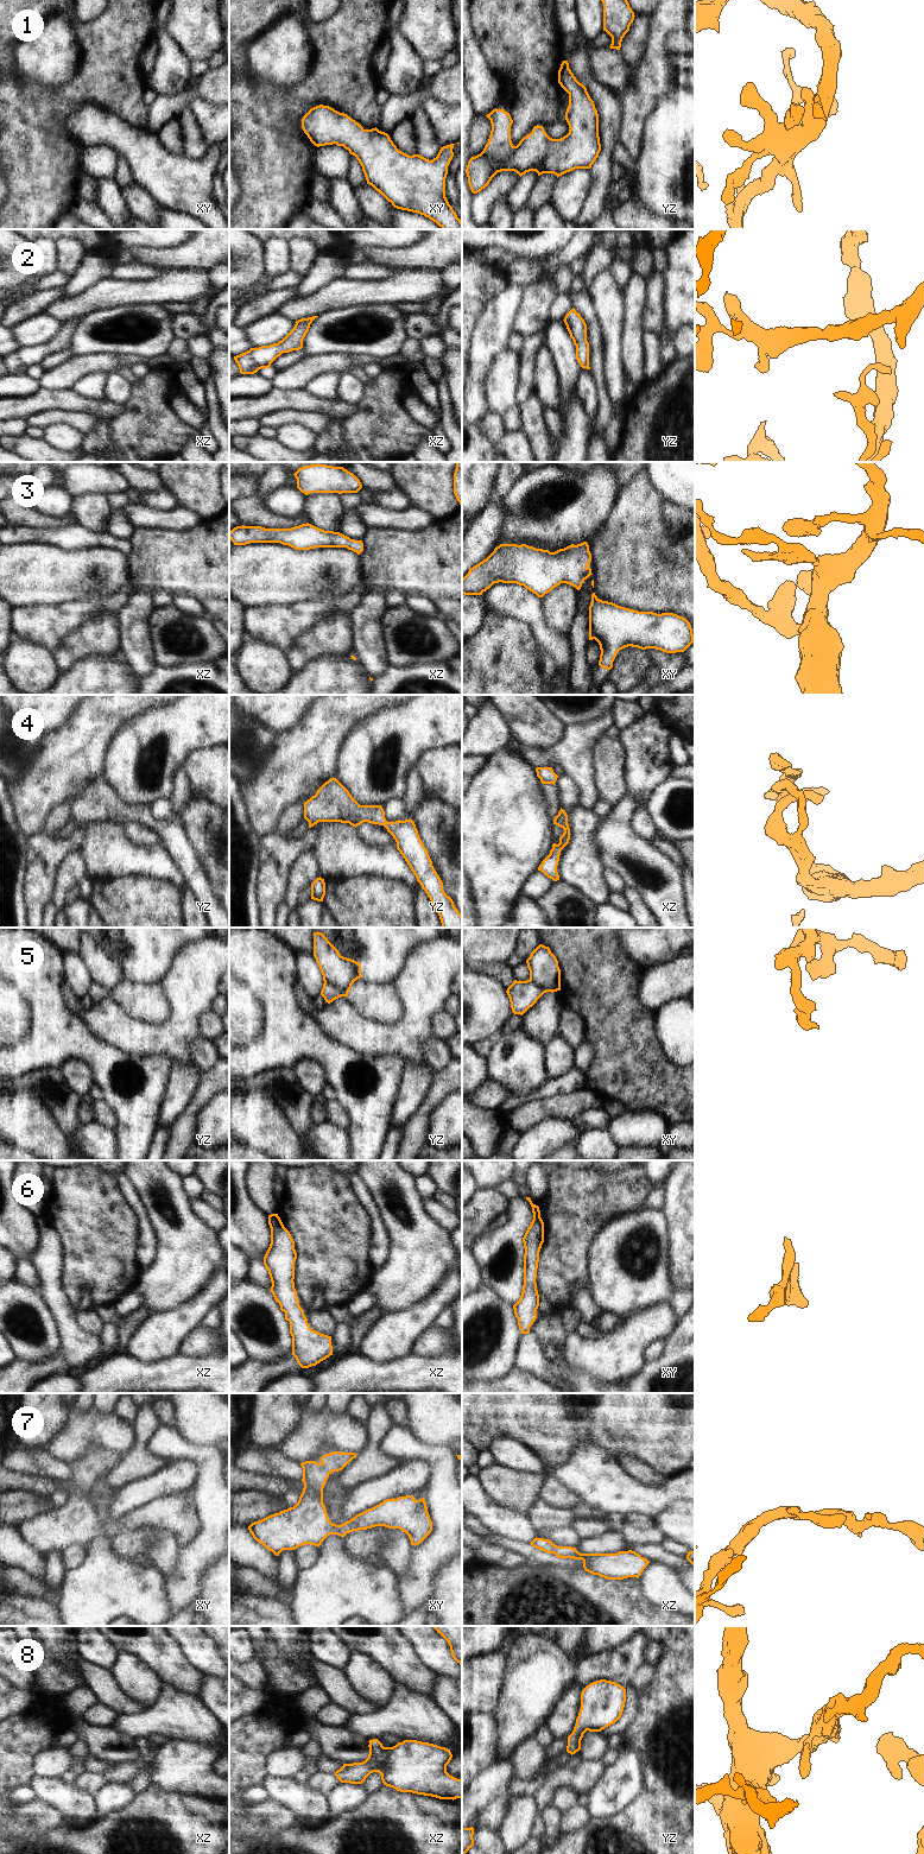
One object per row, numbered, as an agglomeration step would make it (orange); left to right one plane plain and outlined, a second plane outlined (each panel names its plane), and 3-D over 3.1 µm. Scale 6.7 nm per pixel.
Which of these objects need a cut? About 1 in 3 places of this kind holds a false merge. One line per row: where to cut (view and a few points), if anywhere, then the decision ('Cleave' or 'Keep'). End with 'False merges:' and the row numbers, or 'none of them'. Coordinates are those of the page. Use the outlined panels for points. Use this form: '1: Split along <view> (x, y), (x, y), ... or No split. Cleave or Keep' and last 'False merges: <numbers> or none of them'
1: No split. Keep
2: No split. Keep
3: No split. Keep
4: No split. Keep
5: Split along yz (324, 981), (347, 992). Cleave
6: No split. Keep
7: No split. Keep
8: No split. Keep
False merges: 5

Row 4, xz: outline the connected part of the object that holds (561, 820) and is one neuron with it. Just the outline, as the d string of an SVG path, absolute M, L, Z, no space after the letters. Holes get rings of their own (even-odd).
M561 808L558 815L553 820L553 824L564 829L563 835L559 837L559 843L552 844L552 849L550 854L542 861L538 867L538 871L543 872L548 878L552 879L553 881L559 880L559 875L557 872L557 866L559 861L561 850L569 843L570 840L570 828L568 824L568 815Z

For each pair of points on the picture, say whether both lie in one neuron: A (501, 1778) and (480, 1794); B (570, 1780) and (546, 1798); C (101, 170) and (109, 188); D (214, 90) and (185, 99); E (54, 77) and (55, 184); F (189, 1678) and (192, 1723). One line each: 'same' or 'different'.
A: same
B: same
C: different
D: same
E: different
F: different

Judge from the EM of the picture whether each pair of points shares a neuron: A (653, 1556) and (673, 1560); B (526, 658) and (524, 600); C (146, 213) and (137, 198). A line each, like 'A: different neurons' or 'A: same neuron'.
A: same neuron
B: different neurons
C: same neuron

